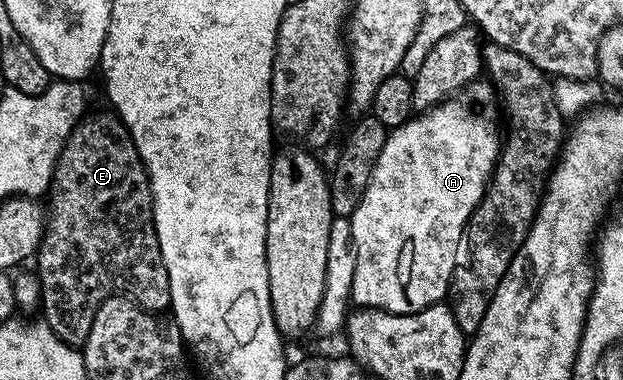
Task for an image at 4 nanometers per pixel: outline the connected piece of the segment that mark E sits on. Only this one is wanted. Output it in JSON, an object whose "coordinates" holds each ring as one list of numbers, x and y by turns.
{"coordinates":[[110,111,99,112,96,116,88,115,80,119,75,125,67,141,63,143,63,149,59,159,55,161,55,172,51,175,51,187,49,197,51,201,45,204,45,223,43,226,43,237,39,243,37,261,39,260,39,281,38,290,41,301,42,319,61,338,61,342,72,346,81,346,89,338,89,330,93,326,93,318,97,318,97,310,110,298,126,294,132,297,136,304,140,304,147,312,163,314,170,309,171,295,169,294,169,274,165,270,165,262,161,258,161,246,157,242,157,230,155,229,155,208,151,205,151,179,147,176,147,170,143,166,143,159,137,154,133,138,129,130,118,116]]}

